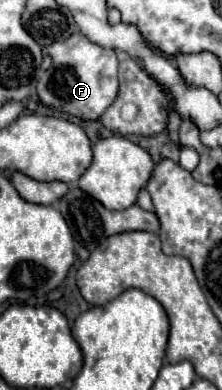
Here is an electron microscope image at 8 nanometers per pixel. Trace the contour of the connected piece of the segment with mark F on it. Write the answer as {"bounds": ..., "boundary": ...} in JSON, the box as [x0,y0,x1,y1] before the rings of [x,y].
{"bounds":[37,33,119,119],"boundary":[[[75,33],[71,39],[53,43],[47,49],[53,59],[53,67],[43,71],[37,83],[39,101],[45,105],[55,105],[63,113],[71,113],[79,119],[99,119],[99,115],[117,97],[117,65],[119,59],[113,49],[99,47],[91,43],[85,35]]]}

